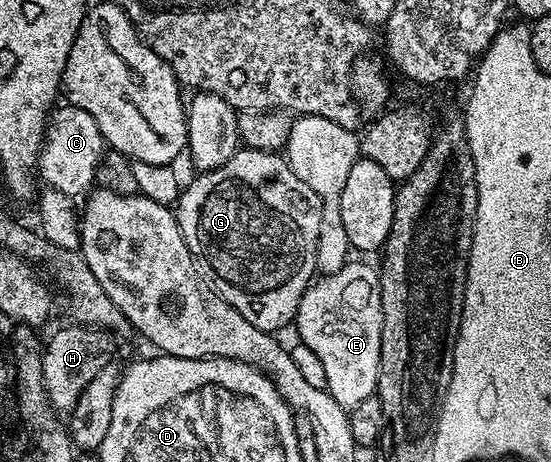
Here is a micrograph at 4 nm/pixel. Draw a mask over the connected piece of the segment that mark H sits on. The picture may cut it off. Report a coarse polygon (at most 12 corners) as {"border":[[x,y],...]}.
{"border":[[67,324],[45,342],[44,391],[69,415],[115,360],[105,329]]}

